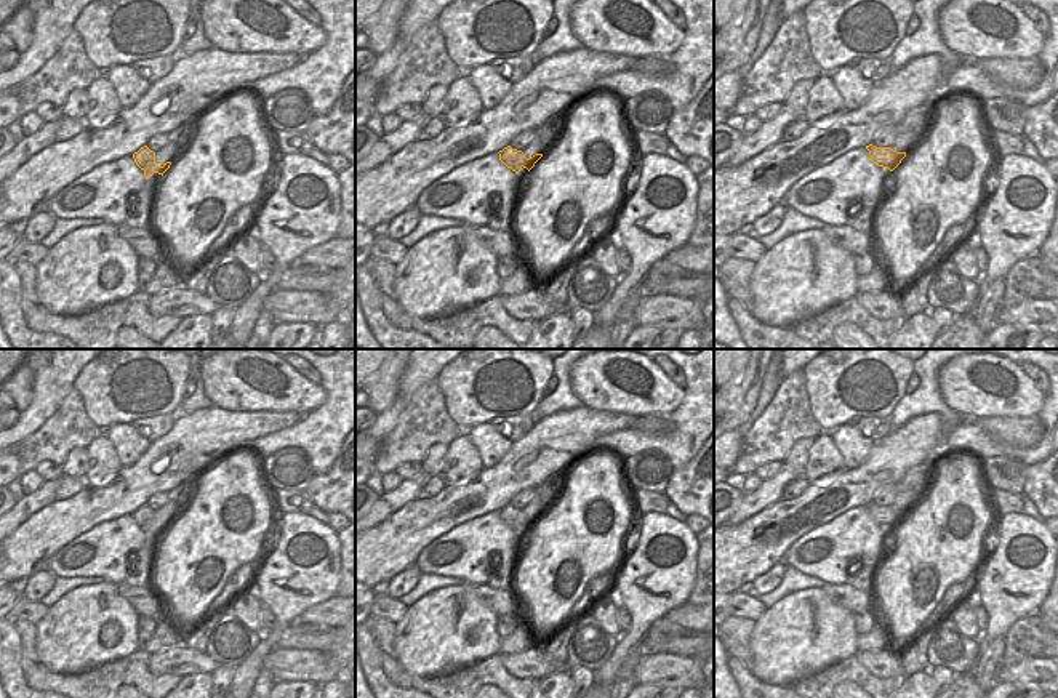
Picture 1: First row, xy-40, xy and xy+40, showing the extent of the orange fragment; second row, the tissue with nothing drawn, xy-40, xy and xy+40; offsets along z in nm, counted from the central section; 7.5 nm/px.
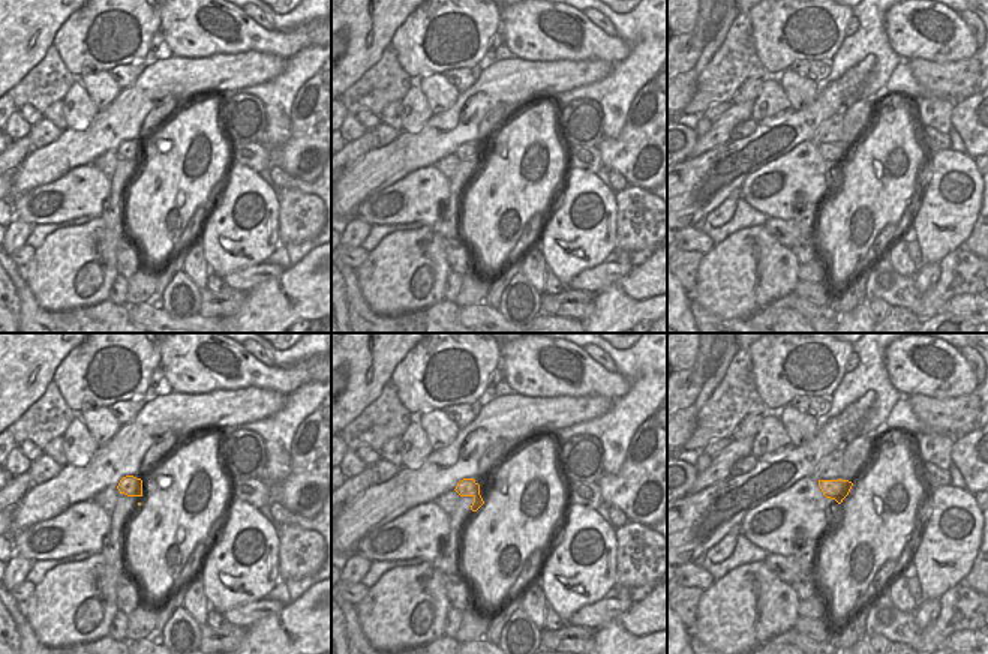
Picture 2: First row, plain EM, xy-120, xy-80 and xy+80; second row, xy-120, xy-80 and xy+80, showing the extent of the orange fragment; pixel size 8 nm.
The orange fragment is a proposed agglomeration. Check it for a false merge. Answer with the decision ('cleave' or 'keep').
cleave

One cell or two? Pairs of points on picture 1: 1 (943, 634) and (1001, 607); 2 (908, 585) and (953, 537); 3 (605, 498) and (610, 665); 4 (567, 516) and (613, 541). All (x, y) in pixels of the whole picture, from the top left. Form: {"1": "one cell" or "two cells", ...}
{"1": "one cell", "2": "one cell", "3": "two cells", "4": "one cell"}

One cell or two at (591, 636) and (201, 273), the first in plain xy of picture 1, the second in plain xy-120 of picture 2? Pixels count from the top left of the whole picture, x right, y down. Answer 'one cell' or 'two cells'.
two cells

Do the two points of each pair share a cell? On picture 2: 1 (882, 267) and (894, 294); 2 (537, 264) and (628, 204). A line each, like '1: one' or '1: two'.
1: one
2: two

